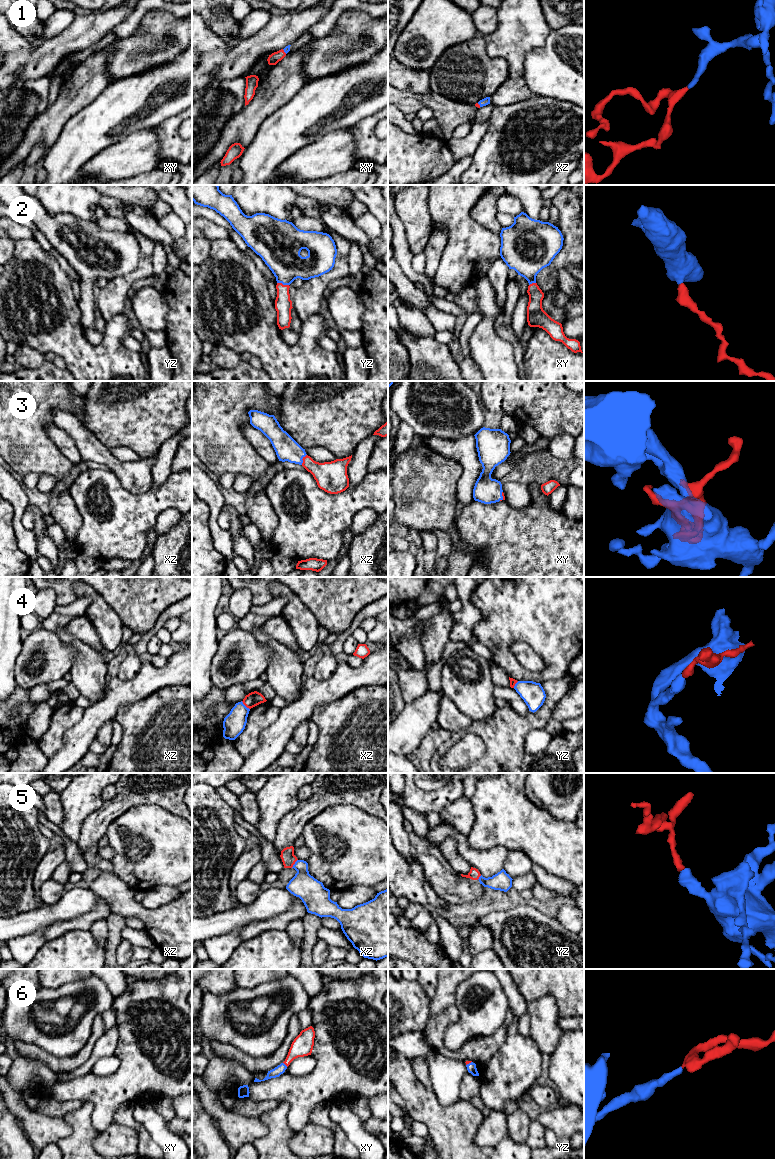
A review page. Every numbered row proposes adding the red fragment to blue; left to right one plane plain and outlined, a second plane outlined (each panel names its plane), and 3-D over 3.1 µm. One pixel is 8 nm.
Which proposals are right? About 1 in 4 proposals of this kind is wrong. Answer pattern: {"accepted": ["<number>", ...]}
{"accepted": ["1", "2", "3", "5", "6"]}

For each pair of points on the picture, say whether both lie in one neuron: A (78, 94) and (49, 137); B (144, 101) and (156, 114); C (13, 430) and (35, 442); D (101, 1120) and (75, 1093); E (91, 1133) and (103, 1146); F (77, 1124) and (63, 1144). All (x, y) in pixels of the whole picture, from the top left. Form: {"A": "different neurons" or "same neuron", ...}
{"A": "same neuron", "B": "same neuron", "C": "same neuron", "D": "same neuron", "E": "different neurons", "F": "same neuron"}

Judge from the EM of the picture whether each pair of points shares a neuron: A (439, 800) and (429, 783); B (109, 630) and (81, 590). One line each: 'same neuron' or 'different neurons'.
A: different neurons
B: same neuron

